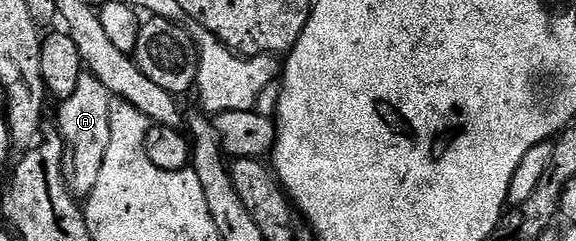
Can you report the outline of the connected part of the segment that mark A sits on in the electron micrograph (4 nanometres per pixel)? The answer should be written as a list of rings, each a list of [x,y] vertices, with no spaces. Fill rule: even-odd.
[[[82,72],[79,76],[79,84],[75,87],[75,92],[71,92],[71,96],[67,96],[60,103],[61,111],[57,114],[55,130],[56,133],[60,134],[65,149],[63,152],[63,176],[67,188],[81,200],[88,198],[90,192],[95,188],[95,184],[99,181],[99,172],[103,168],[103,156],[107,156],[107,144],[111,144],[110,101],[109,90],[103,88],[103,84],[99,84],[99,80],[95,80],[93,74]]]

